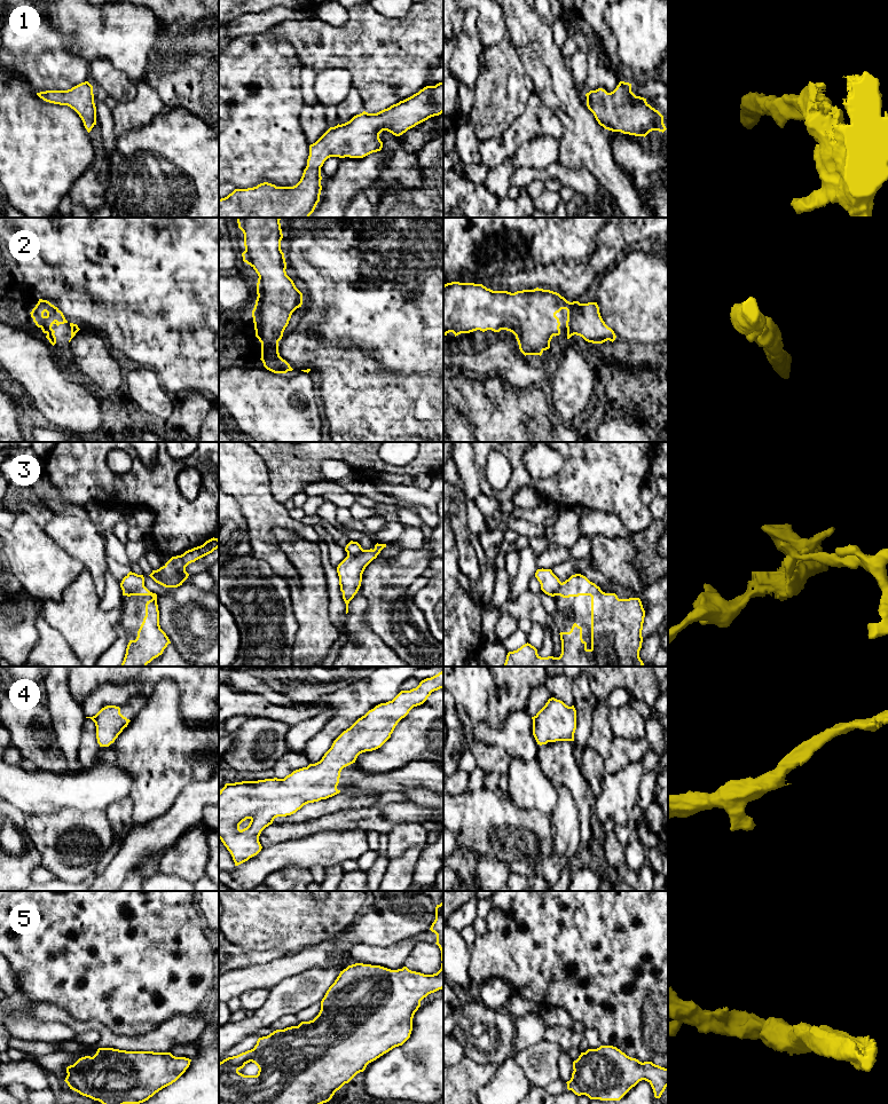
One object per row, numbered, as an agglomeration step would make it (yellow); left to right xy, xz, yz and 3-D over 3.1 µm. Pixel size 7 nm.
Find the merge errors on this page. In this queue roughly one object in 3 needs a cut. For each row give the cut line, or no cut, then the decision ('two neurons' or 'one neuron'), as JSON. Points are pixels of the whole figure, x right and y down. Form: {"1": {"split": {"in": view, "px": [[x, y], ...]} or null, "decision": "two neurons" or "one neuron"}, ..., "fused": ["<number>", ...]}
{"1": {"split": null, "decision": "one neuron"}, "2": {"split": null, "decision": "one neuron"}, "3": {"split": {"in": "xy", "px": [[143, 585], [131, 592], [123, 591]]}, "decision": "two neurons"}, "4": {"split": null, "decision": "one neuron"}, "5": {"split": null, "decision": "one neuron"}, "fused": ["3"]}

